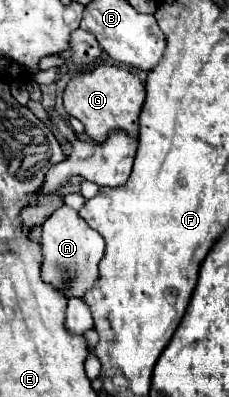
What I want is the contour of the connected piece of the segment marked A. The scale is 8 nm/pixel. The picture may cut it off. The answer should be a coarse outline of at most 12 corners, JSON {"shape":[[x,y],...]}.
{"shape":[[68,205],[42,225],[42,279],[84,297],[104,239]]}

